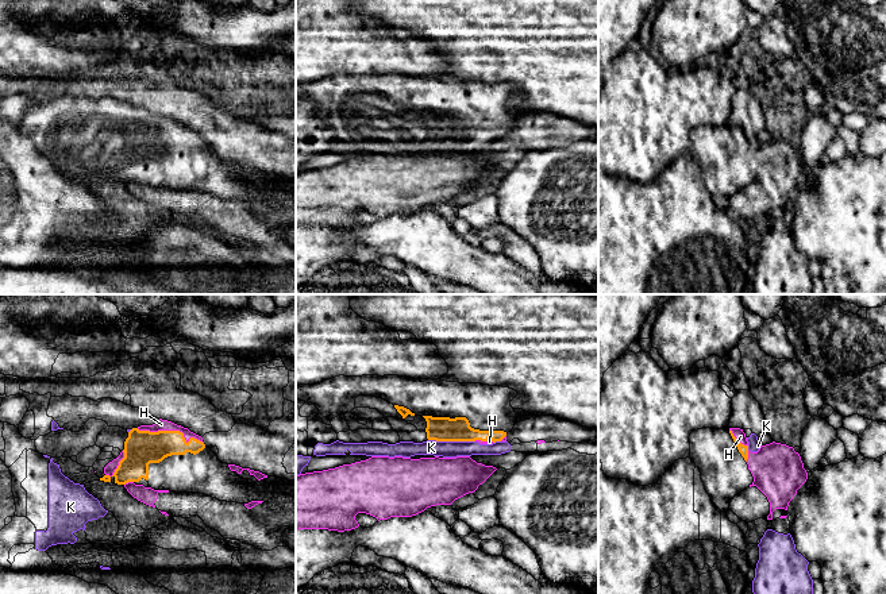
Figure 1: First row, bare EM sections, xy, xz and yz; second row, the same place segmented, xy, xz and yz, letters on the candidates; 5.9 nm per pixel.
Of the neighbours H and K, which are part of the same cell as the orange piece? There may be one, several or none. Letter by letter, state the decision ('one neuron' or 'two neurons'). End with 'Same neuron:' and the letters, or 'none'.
H: two neurons
K: two neurons
Same neuron: none

